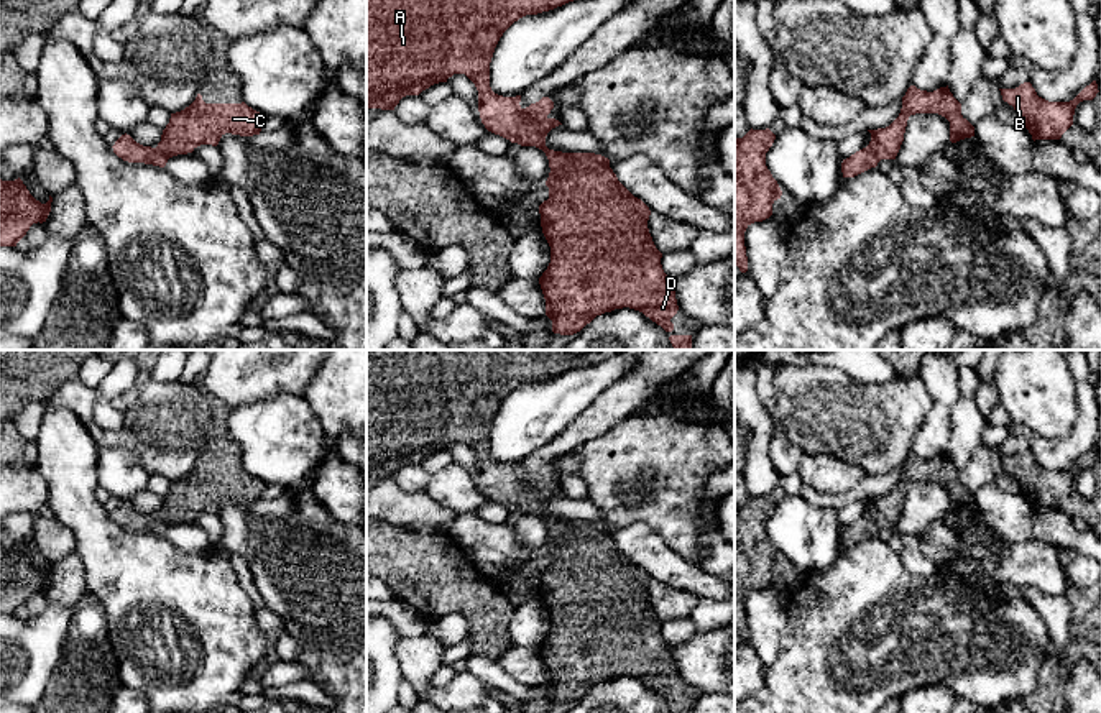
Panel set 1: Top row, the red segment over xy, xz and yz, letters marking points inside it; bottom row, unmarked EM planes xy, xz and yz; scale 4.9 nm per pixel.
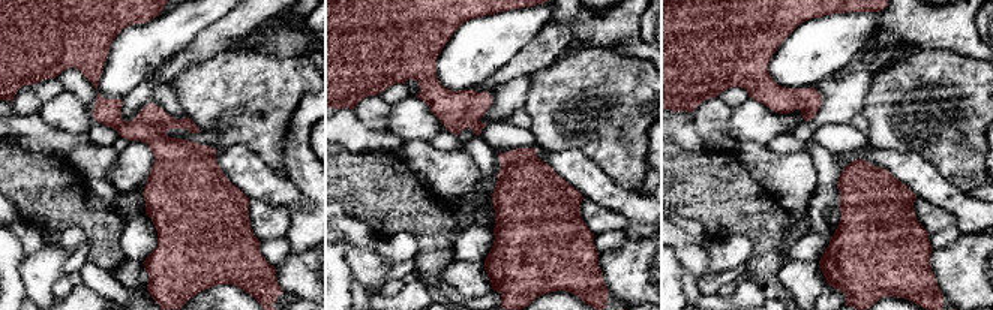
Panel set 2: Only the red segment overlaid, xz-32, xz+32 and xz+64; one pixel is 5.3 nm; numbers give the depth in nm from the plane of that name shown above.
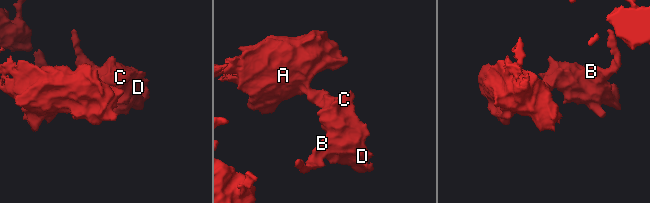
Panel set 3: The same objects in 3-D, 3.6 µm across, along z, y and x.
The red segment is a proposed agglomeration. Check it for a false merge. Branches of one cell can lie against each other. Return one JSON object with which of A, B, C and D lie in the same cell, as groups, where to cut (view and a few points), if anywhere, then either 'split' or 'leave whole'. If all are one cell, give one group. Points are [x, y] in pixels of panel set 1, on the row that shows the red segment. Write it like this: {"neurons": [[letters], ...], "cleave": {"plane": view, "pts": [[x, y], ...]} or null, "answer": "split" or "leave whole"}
{"neurons": [["A", "B", "C", "D"]], "cleave": null, "answer": "leave whole"}

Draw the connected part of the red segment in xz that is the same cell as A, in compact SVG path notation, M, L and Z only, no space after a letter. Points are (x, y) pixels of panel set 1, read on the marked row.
M366 0L366 108L394 110L394 107L399 104L403 97L419 95L422 90L429 89L434 84L447 82L447 79L452 77L454 74L465 74L475 84L478 90L478 112L485 128L495 135L500 135L509 140L511 143L518 143L521 146L536 146L542 150L549 159L550 172L546 181L546 186L549 187L549 199L539 205L539 214L541 214L542 233L550 246L550 263L547 269L542 273L542 276L539 278L539 284L546 299L546 315L552 320L552 332L560 335L574 335L580 332L587 324L590 324L597 315L611 312L615 309L623 309L623 307L639 310L646 317L649 317L652 322L661 325L666 332L672 332L674 324L670 322L670 319L677 314L679 306L677 306L672 283L669 276L664 273L661 264L662 253L656 248L647 228L647 220L651 215L649 207L641 199L634 197L618 181L616 174L610 168L608 158L601 154L595 154L595 153L562 153L562 151L549 150L546 146L547 133L552 128L562 125L559 120L547 117L550 110L554 108L554 102L549 97L542 97L539 102L523 108L519 105L521 95L503 97L495 94L490 87L490 62L503 33L514 21L518 21L519 18L526 15L537 15L542 12L549 12L569 2L574 2L574 0Z

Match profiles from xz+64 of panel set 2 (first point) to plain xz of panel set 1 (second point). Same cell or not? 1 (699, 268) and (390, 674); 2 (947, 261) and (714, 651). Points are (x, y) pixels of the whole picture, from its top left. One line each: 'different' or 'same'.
1: different
2: same

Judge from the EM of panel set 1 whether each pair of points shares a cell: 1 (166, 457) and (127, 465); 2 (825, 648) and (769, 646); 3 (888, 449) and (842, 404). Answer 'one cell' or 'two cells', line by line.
1: two cells
2: two cells
3: one cell

